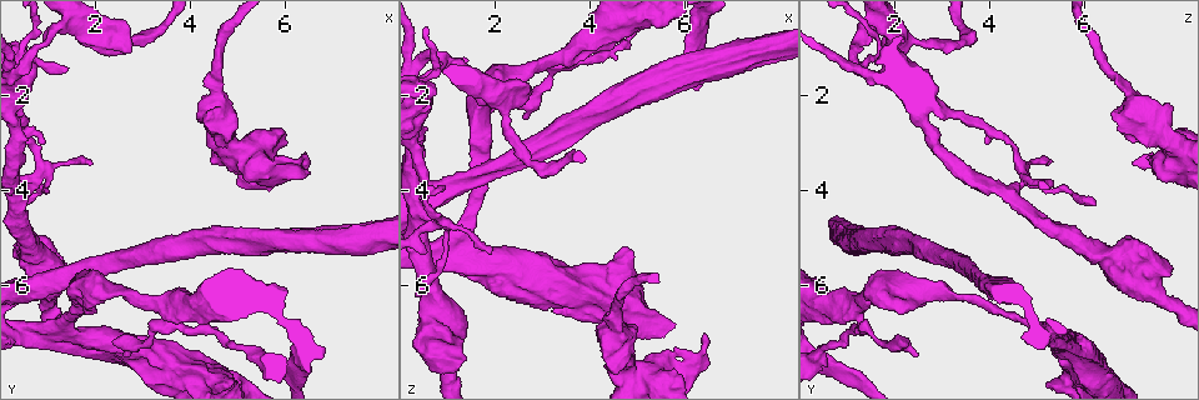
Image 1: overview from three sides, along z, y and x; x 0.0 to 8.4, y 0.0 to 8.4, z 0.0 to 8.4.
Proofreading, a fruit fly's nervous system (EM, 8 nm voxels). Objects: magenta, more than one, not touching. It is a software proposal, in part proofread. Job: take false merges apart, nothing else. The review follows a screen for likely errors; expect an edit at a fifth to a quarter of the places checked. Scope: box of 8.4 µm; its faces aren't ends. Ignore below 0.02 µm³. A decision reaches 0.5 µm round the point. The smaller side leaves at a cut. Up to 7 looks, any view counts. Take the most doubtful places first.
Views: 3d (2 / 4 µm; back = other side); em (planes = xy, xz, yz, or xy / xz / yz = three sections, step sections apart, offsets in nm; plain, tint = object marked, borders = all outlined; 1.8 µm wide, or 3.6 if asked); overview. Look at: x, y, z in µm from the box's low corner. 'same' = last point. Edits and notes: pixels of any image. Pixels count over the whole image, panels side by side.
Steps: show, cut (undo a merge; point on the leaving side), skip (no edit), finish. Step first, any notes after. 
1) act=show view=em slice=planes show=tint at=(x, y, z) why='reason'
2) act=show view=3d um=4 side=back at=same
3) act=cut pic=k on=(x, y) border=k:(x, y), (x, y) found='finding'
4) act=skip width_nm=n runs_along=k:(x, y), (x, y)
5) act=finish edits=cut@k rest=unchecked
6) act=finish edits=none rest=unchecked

act=show view=em slice=planes show=borders at=(0.80, 3.80, 4.70) why='sudden change in width'

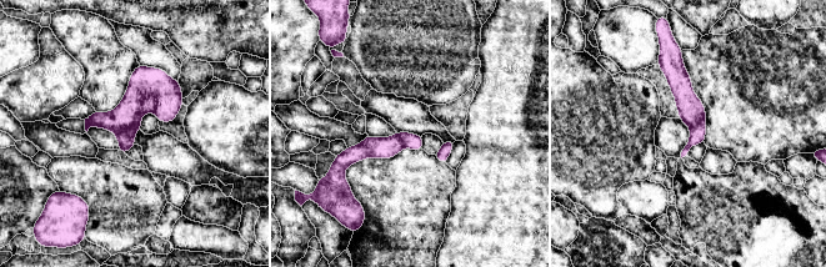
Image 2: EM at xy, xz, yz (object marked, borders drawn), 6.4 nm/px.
act=cut pic=2 on=(126, 139) part_leaving=2:(151, 100), (126, 137), (124, 150) found='a second cell is stuck on'

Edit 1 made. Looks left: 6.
act=show view=em slice=planes show=tint at=(6.50, 3.65, 7.60) why='closes a loop'

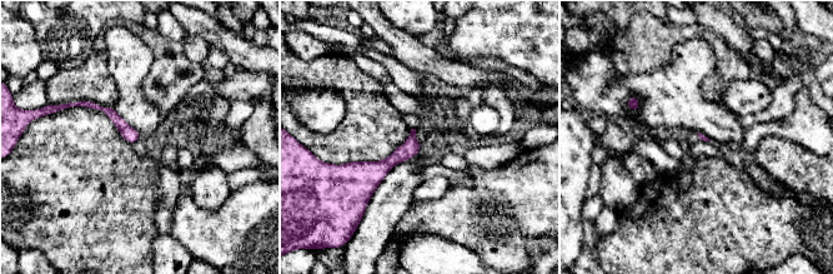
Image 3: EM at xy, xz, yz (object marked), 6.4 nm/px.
act=skip runs_along=3:(78, 103), (106, 109), (136, 136) found='all the same cell'

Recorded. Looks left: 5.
act=show view=3d um=2 at=(5.10, 5.15, 1.95) why='arms part here'

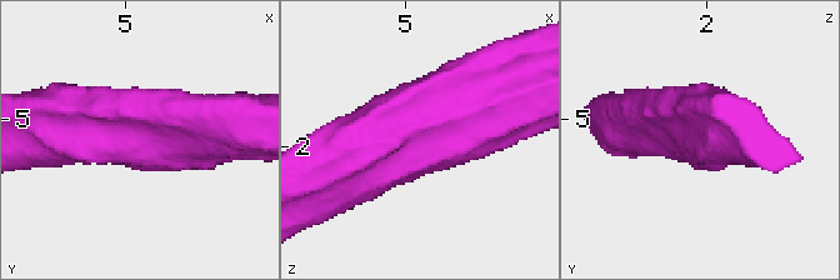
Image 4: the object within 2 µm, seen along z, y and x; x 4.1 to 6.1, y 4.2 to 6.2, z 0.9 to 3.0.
act=show view=em slice=planes show=borders at=(5.06, 5.16, 2.00) why='need the tissue'

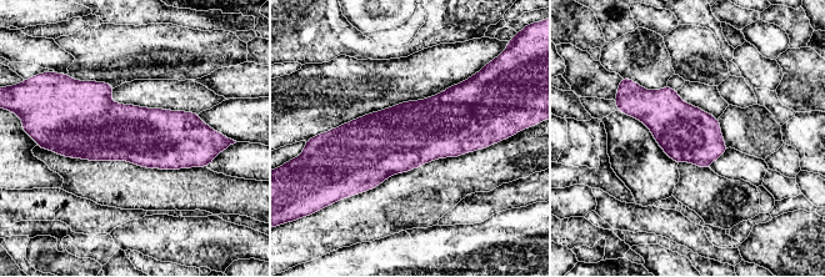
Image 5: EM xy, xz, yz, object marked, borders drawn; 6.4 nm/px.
act=skip found='continuous, no second cell'

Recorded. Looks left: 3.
act=finish edits=cut@2 rest=unchecked

